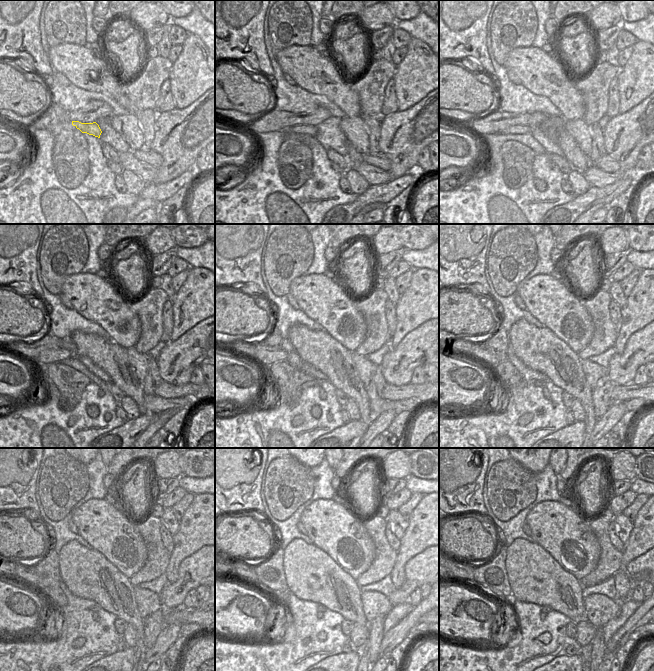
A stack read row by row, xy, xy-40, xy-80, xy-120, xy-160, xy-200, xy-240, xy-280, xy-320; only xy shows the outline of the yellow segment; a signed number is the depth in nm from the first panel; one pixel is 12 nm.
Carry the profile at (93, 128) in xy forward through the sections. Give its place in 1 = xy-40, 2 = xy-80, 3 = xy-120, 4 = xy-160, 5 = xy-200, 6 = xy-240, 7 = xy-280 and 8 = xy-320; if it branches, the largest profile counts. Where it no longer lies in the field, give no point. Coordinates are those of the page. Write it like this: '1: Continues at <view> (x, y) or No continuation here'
1: Continues at xy-40 (311, 130)
2: Continues at xy-80 (518, 129)
3: Continues at xy-120 (46, 357)
4: Continues at xy-160 (266, 355)
5: Continues at xy-200 (480, 350)
6: Continues at xy-240 (26, 573)
7: Continues at xy-280 (243, 570)
8: Continues at xy-320 (463, 570).

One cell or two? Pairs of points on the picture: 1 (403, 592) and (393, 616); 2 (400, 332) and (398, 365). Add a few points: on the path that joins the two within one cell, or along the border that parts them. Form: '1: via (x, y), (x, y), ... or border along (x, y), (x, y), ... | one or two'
1: border along (406, 601), (393, 606) | two
2: border along (418, 327), (411, 330), (395, 346), (391, 347) | two

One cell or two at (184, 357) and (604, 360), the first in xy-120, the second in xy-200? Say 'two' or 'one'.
two

